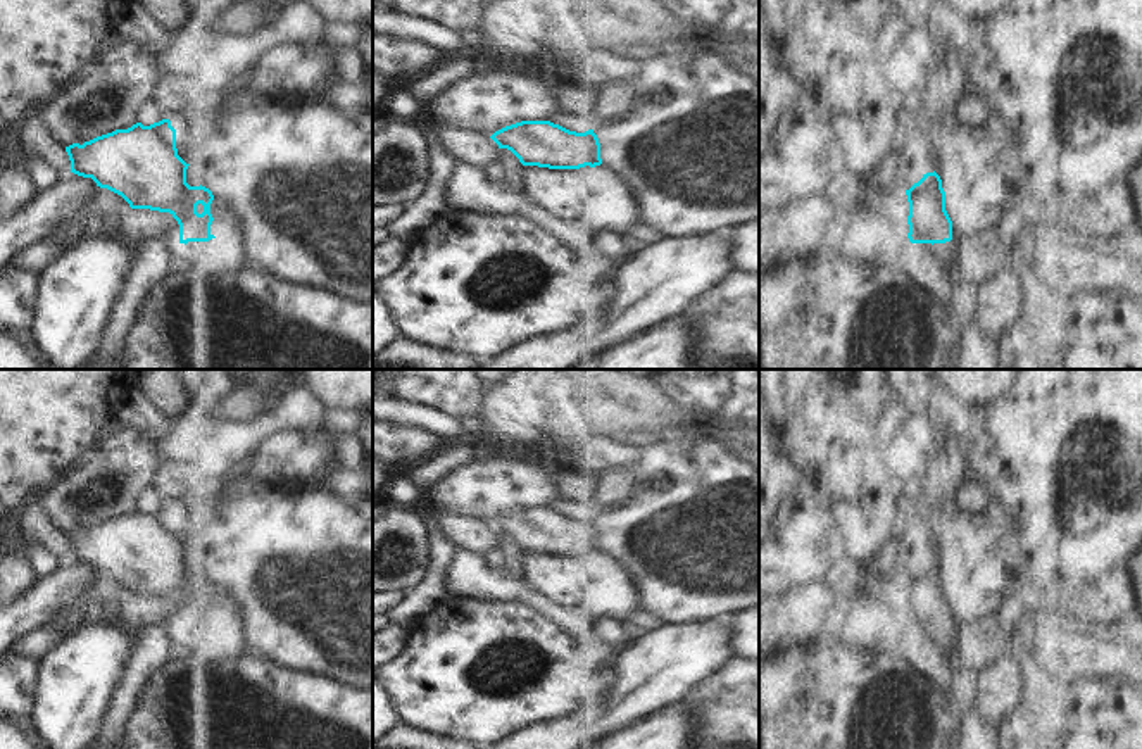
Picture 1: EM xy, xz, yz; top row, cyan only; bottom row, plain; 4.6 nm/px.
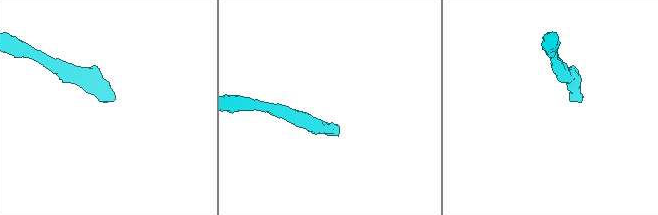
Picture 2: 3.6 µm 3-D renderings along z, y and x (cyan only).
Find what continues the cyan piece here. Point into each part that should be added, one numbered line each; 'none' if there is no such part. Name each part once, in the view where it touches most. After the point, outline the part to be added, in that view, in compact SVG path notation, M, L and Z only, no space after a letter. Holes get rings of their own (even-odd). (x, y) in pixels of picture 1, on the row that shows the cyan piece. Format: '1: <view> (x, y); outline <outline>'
1: yz (946, 251); outline M951 242L945 243L933 243L933 249L945 257L947 261L954 261L954 250L951 247Z

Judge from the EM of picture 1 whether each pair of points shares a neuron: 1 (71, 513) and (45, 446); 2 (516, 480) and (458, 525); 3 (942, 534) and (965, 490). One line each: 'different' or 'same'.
1: different
2: different
3: different

